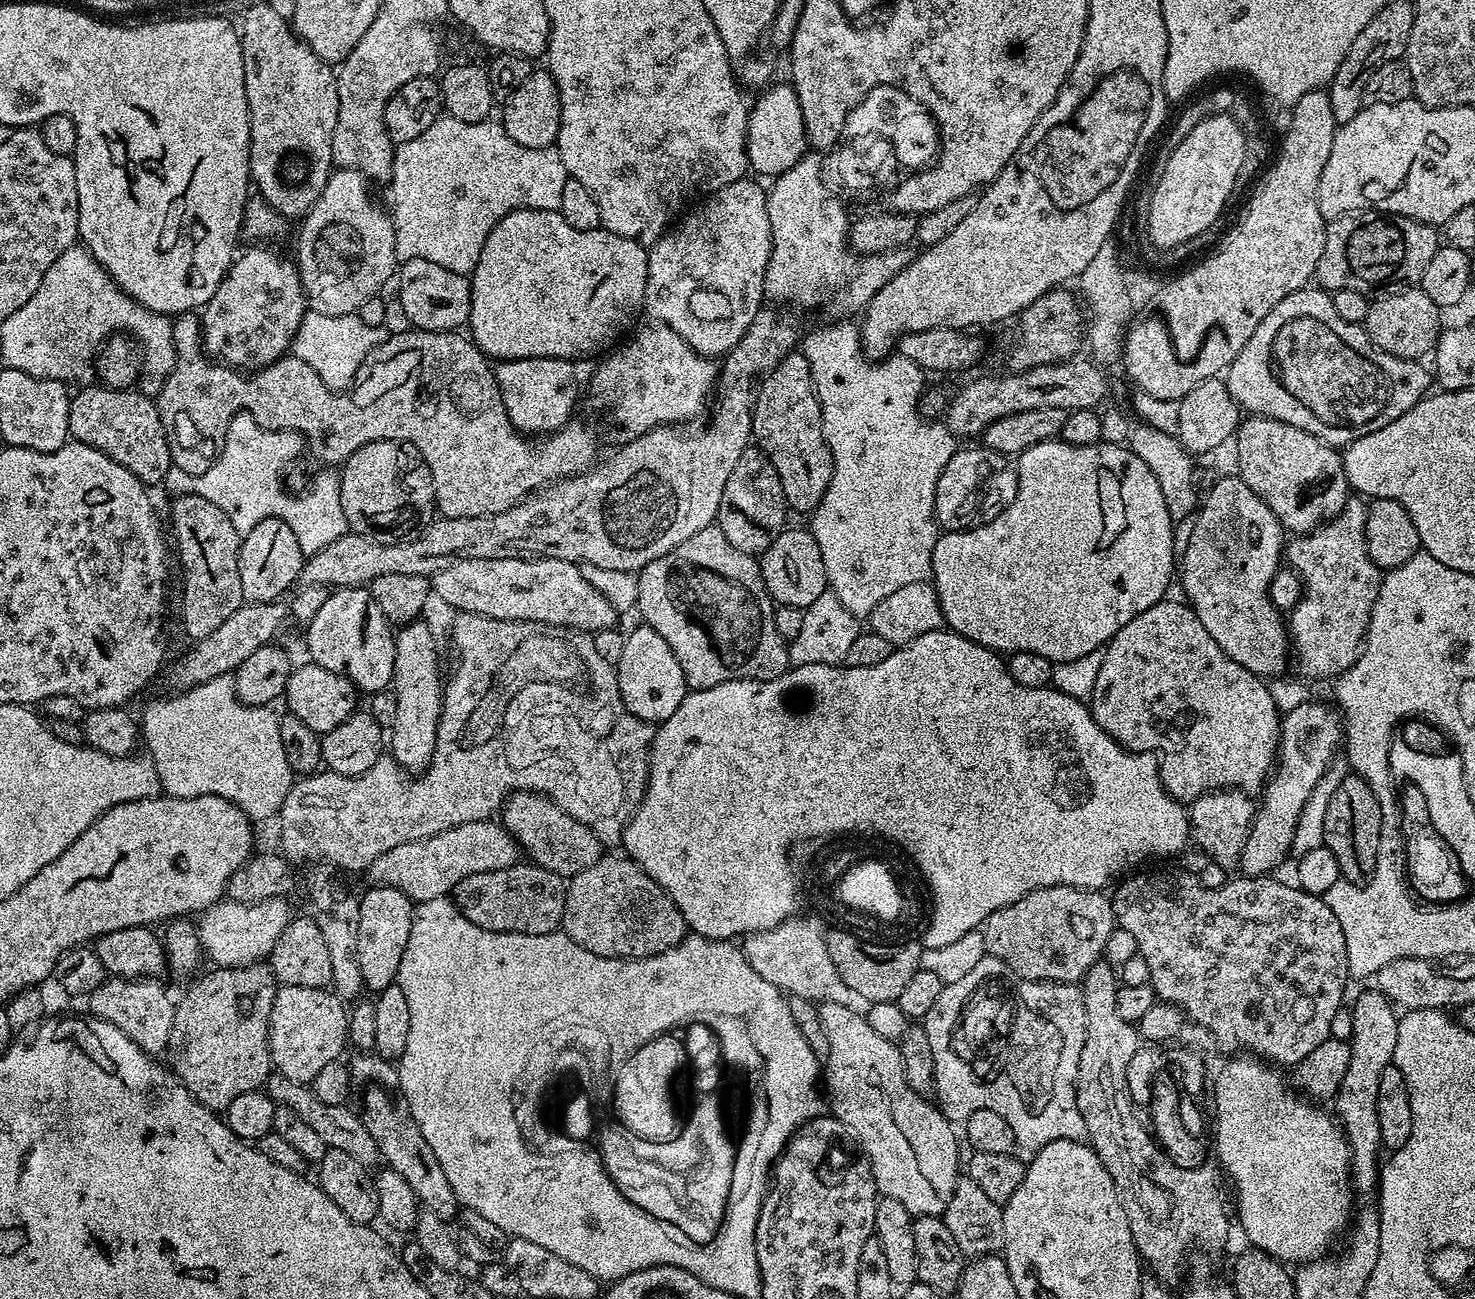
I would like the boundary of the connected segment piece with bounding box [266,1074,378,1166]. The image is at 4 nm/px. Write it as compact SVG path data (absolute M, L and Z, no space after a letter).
M279 1074L269 1075L266 1081L266 1091L268 1097L276 1105L282 1108L292 1108L294 1114L298 1114L298 1118L303 1118L319 1134L328 1149L337 1148L343 1150L345 1154L354 1154L354 1158L358 1158L366 1166L372 1166L372 1163L378 1160L374 1138L370 1138L370 1130L366 1130L364 1121L353 1109L351 1112L344 1104L322 1102L322 1098L318 1098L312 1092L311 1087L298 1082L290 1082L290 1078Z

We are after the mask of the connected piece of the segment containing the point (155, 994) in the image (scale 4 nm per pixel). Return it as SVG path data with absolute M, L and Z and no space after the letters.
M123 978L105 979L98 990L88 993L86 1003L93 1017L110 1022L110 1026L118 1026L130 1042L149 1054L164 1052L170 1042L170 1026L174 1026L174 1010L176 1004L168 997L166 989L156 978L126 980Z

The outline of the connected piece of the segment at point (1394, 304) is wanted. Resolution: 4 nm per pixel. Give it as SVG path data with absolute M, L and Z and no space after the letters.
M1405 286L1399 290L1389 291L1376 299L1369 303L1368 313L1363 322L1364 329L1368 331L1368 337L1372 339L1374 346L1378 346L1383 352L1391 356L1415 361L1419 361L1424 358L1420 356L1426 355L1427 352L1429 355L1435 349L1436 340L1440 337L1442 331L1442 323L1440 324L1442 310L1437 304L1430 302L1430 298L1426 298L1426 294L1419 286Z

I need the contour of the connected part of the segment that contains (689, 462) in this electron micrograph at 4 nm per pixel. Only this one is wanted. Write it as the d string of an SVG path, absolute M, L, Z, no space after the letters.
M762 306L758 310L758 314L754 314L754 322L750 322L746 334L742 334L740 341L730 349L719 365L718 383L714 389L714 399L710 404L710 415L707 417L707 420L709 419L708 425L701 432L683 432L685 429L680 426L652 428L649 432L642 434L638 438L621 443L619 445L620 452L614 453L605 464L600 462L589 468L587 472L580 472L576 476L567 476L564 480L545 484L543 488L537 488L527 498L518 501L513 508L506 510L502 514L490 514L489 516L479 516L478 518L450 518L449 520L436 518L433 519L431 526L421 536L414 538L410 542L394 542L391 544L390 542L382 542L370 534L358 534L357 532L349 531L342 538L330 542L330 546L322 546L322 550L318 550L313 556L305 559L304 569L300 572L299 583L304 586L326 584L329 589L335 590L338 588L358 588L371 585L372 580L382 574L418 574L419 576L430 578L438 570L442 570L447 564L452 563L453 560L465 560L466 558L565 560L571 564L602 566L602 570L626 570L627 572L639 573L640 569L646 567L650 562L654 562L654 558L662 558L662 554L666 554L674 546L686 542L686 538L698 534L698 530L711 528L716 524L718 506L722 502L722 490L726 490L726 481L730 479L730 473L734 470L734 466L738 466L738 458L742 458L742 454L750 447L750 441L752 440L752 407L756 401L758 381L774 371L778 366L778 362L782 362L782 358L789 356L797 345L801 343L802 331L800 332L800 320L792 312L795 311L789 310L784 306Z

